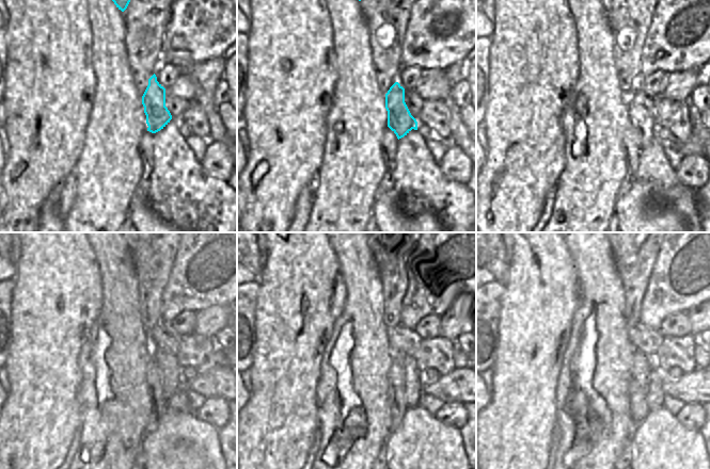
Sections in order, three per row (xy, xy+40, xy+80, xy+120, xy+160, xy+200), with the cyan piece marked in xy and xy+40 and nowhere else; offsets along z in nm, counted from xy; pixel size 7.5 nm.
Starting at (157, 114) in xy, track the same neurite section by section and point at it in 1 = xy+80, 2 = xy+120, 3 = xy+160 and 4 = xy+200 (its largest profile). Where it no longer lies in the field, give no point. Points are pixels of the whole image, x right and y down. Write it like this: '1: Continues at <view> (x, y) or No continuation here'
1: Continues at xy+80 (641, 119)
2: Continues at xy+120 (168, 362)
3: Continues at xy+160 (413, 390)
4: Continues at xy+200 (655, 394)

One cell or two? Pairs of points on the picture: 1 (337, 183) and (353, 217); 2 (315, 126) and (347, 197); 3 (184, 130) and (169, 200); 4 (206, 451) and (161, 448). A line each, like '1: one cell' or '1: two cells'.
1: one cell
2: two cells
3: two cells
4: one cell

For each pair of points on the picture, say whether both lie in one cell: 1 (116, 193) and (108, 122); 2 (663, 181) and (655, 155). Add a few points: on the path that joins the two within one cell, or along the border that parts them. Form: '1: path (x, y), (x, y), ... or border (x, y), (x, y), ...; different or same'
1: path (110, 175), (110, 140); same
2: path (660, 175), (655, 170), (655, 161); same

